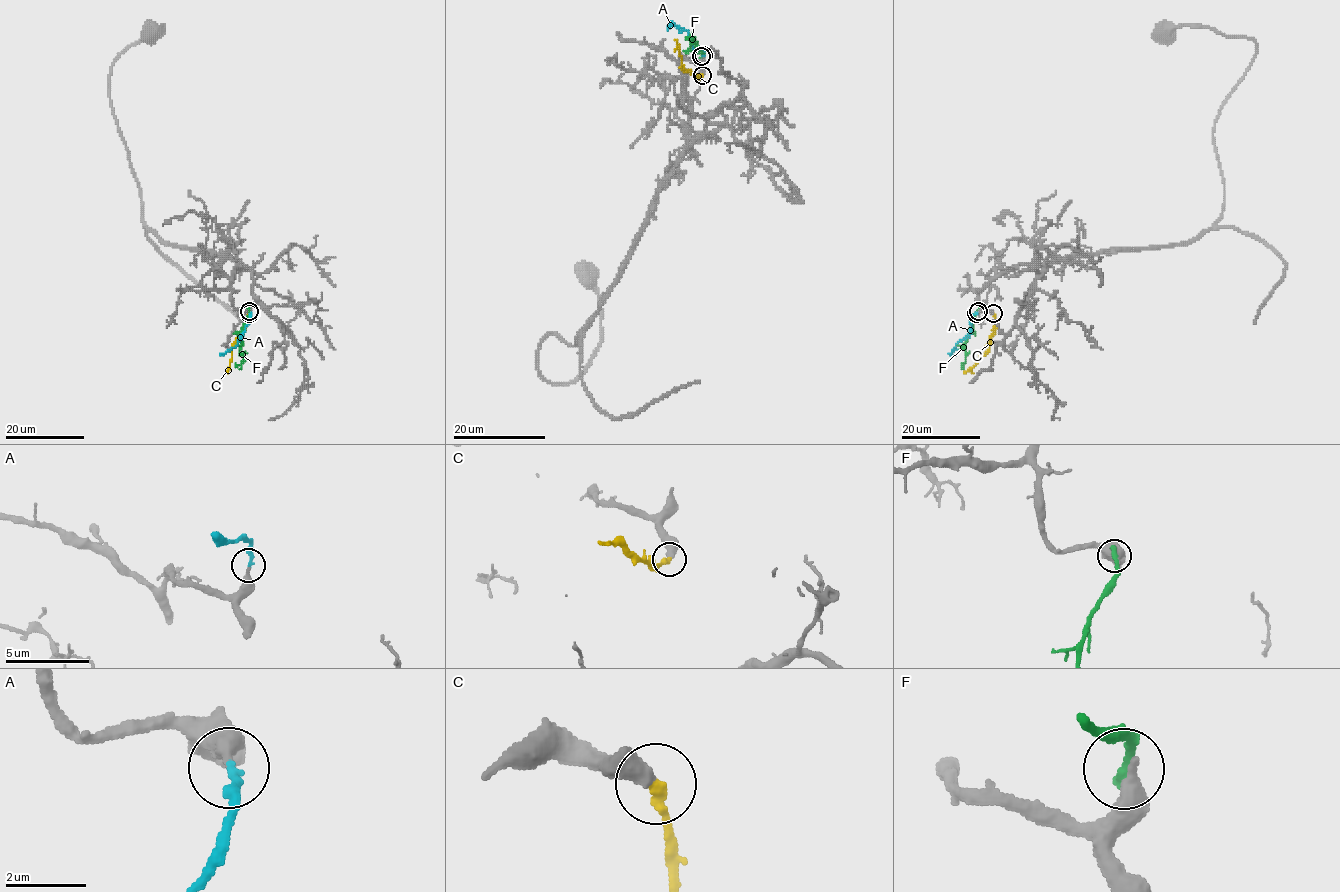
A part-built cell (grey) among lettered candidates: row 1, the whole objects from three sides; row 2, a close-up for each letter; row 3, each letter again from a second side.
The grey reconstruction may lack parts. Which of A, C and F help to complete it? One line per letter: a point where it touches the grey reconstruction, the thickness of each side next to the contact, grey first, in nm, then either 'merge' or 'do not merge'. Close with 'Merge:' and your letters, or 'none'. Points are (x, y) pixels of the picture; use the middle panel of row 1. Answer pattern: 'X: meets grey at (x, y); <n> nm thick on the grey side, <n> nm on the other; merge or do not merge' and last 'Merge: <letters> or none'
A: meets grey at (703, 55); 280 nm thick on the grey side, 200 nm on the other; merge
C: meets grey at (702, 75); 440 nm thick on the grey side, 280 nm on the other; do not merge
F: meets grey at (701, 56); 500 nm thick on the grey side, 320 nm on the other; do not merge
Merge: A

